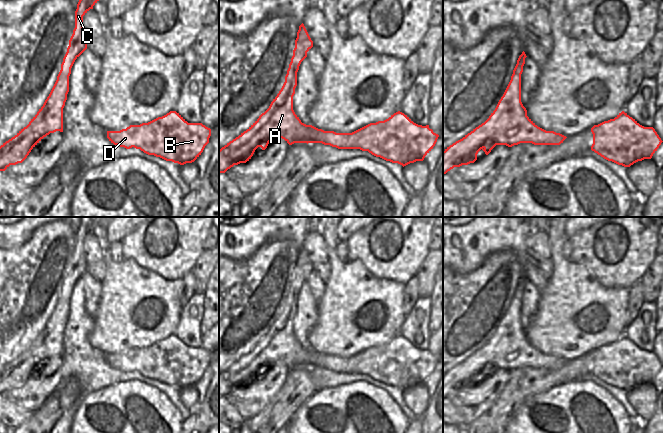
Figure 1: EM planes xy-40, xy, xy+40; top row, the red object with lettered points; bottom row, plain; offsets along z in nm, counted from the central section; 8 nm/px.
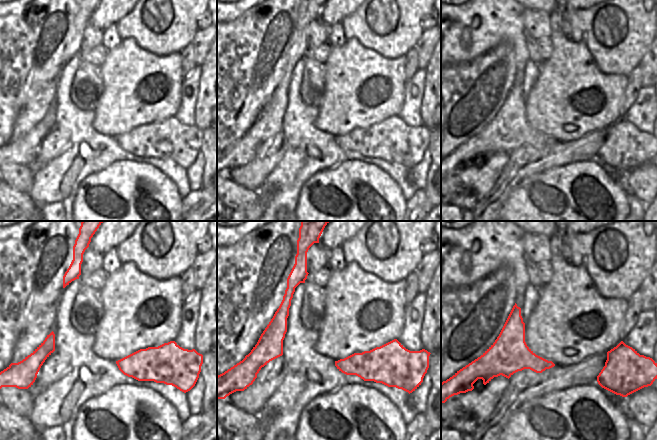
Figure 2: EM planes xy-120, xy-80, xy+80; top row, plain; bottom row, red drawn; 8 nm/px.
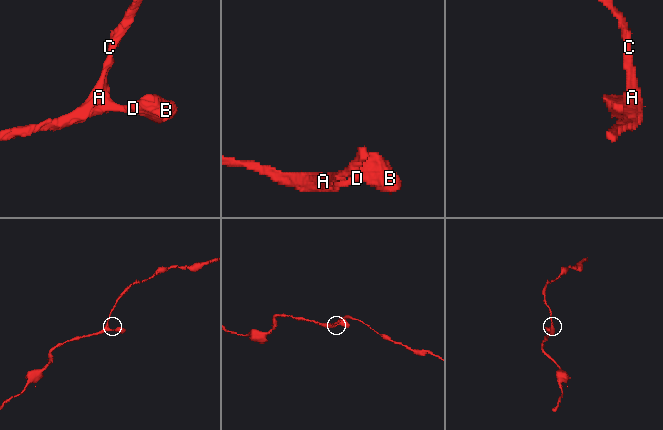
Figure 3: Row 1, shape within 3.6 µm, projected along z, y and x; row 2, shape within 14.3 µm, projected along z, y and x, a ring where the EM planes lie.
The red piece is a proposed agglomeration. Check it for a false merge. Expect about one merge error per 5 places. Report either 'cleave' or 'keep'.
keep

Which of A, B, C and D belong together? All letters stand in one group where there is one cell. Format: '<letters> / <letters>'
A B C D

